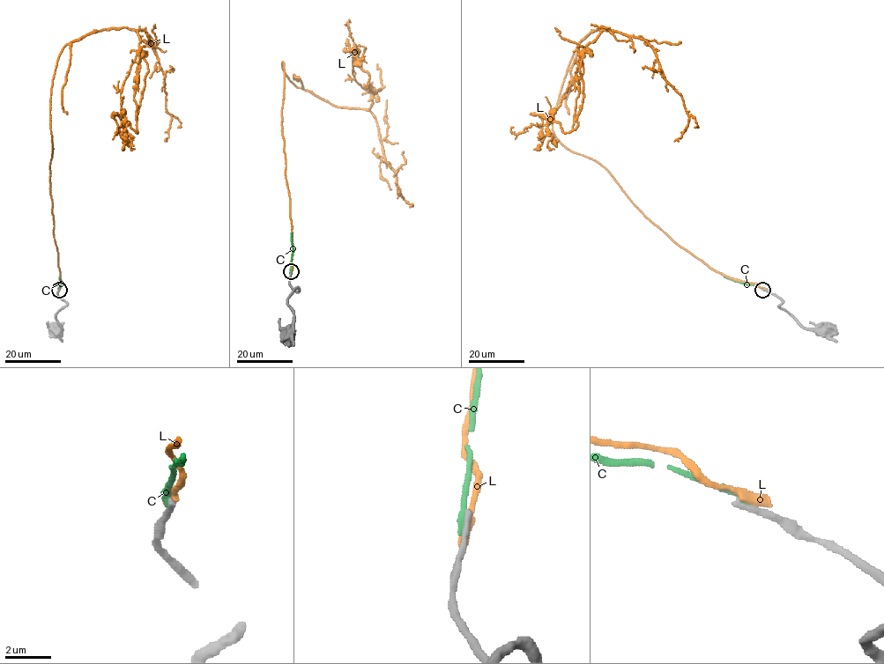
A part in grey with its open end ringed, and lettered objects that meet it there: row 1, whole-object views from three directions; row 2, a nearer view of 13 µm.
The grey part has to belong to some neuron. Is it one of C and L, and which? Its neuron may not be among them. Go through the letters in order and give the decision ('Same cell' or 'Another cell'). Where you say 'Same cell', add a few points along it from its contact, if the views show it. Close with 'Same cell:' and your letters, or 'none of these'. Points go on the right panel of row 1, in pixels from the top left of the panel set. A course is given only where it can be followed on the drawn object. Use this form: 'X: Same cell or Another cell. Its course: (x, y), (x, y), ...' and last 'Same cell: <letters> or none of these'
C: Another cell
L: Another cell
Same cell: none of these

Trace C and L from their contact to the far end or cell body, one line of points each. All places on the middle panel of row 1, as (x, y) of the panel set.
C: (291, 273), (291, 232)
L: (291, 273), (282, 62), (284, 72), (299, 88), (334, 105), (367, 109), (397, 183)

